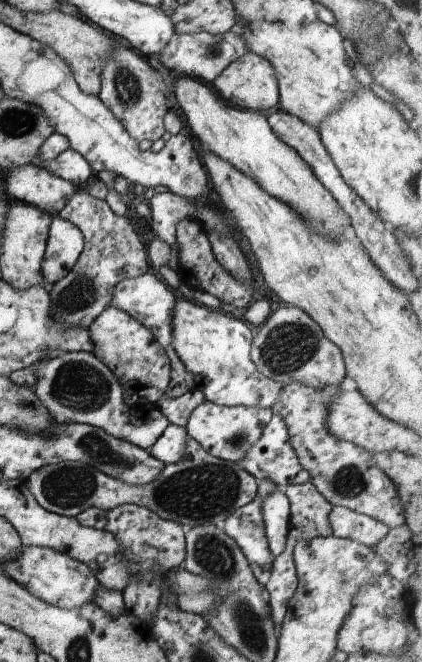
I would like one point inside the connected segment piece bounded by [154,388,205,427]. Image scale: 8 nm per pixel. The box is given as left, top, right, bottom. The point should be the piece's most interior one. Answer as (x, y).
(177, 411)

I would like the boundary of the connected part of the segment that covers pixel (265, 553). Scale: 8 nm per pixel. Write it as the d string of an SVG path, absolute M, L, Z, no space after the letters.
M272 481L258 482L257 495L253 501L235 510L224 521L223 528L242 549L248 562L254 562L265 569L271 570L274 555L270 552L268 539L265 535L264 521L261 511L263 498L273 490L286 488Z

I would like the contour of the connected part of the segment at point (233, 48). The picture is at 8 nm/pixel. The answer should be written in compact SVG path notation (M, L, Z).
M233 29L222 34L201 32L198 34L174 33L172 38L158 54L157 59L161 66L174 70L177 76L192 77L203 83L210 84L231 62L246 54L249 48L244 39Z

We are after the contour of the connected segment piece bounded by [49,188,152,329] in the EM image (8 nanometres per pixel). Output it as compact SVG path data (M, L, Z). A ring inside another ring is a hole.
M78 188L58 216L80 229L85 245L74 268L53 284L49 292L49 314L53 319L64 320L68 327L88 329L92 321L111 304L113 288L120 281L146 274L152 266L130 221L114 214L104 200L96 200L96 197Z

